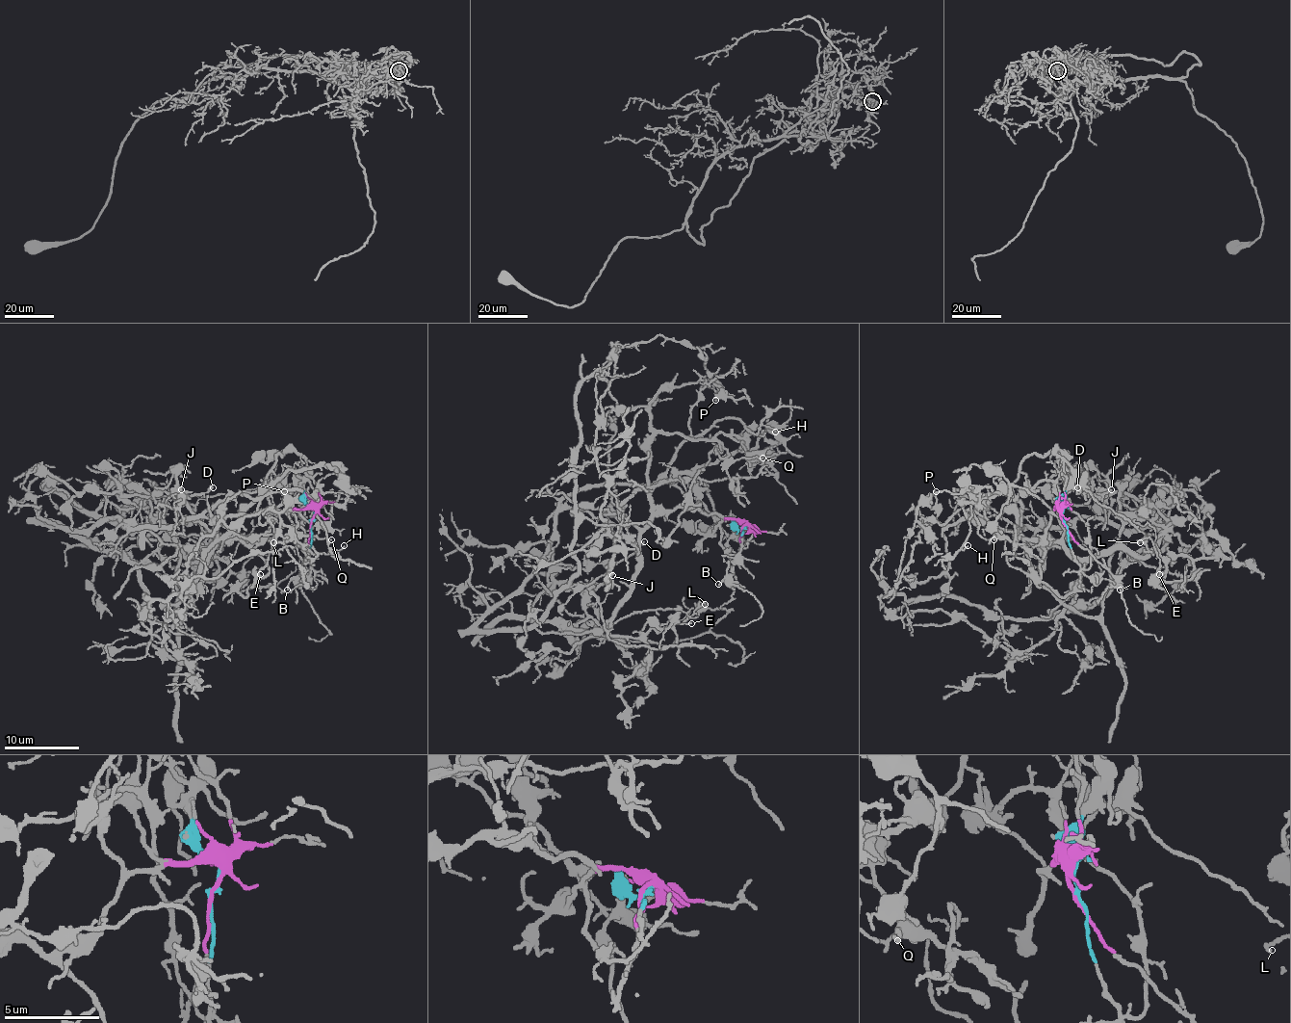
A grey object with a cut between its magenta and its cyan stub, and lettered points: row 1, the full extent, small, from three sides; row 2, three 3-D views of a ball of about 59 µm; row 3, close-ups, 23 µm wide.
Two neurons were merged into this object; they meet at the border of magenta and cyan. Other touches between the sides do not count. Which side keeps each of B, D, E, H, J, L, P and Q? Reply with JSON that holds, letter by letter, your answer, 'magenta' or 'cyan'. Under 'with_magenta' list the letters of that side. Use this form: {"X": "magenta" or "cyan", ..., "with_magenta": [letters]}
{"B": "magenta", "D": "magenta", "E": "magenta", "H": "magenta", "J": "magenta", "L": "magenta", "P": "magenta", "Q": "magenta", "with_magenta": ["B", "D", "E", "H", "J", "L", "P", "Q"]}

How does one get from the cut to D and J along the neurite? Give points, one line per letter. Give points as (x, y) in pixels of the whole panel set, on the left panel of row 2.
D: (312, 519), (290, 510), (207, 558), (163, 525), (97, 513), (114, 491), (213, 487)
J: (312, 519), (290, 510), (207, 558), (163, 525), (97, 513), (114, 491), (181, 489)

